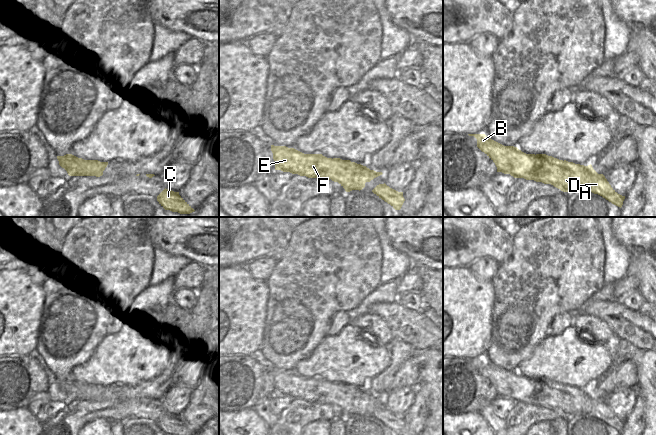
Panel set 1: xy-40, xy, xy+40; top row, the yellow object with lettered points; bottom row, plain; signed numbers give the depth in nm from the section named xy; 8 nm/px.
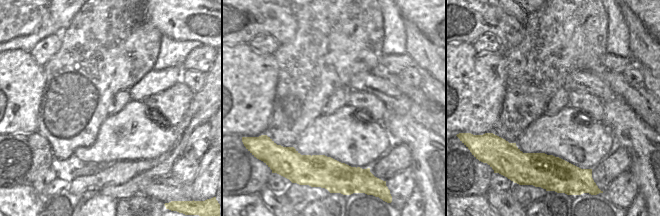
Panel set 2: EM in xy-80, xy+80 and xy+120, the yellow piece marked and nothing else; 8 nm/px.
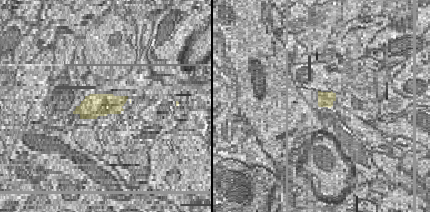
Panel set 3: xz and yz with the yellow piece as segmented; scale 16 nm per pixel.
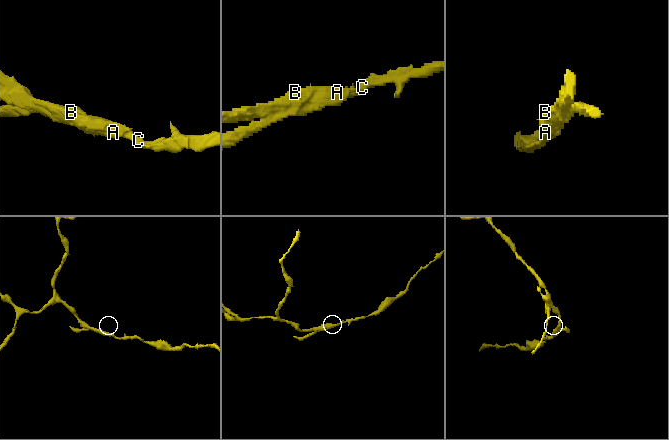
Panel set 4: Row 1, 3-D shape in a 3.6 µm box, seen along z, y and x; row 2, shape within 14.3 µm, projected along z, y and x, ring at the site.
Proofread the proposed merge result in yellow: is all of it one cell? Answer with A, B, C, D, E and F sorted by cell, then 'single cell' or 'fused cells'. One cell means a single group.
A C D / B E F | fused cells

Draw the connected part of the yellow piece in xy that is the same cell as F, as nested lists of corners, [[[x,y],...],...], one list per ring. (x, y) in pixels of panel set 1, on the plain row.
[[[271,369],[275,394],[290,396],[308,402],[330,404],[328,394],[342,394],[350,384],[325,382],[322,378],[304,378],[294,372]]]

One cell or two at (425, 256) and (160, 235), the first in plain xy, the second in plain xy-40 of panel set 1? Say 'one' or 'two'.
one

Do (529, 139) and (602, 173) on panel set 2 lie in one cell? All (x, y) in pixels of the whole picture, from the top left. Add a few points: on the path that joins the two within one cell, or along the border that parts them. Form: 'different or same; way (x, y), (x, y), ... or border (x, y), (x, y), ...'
different; border (610, 154), (605, 156), (592, 169)

